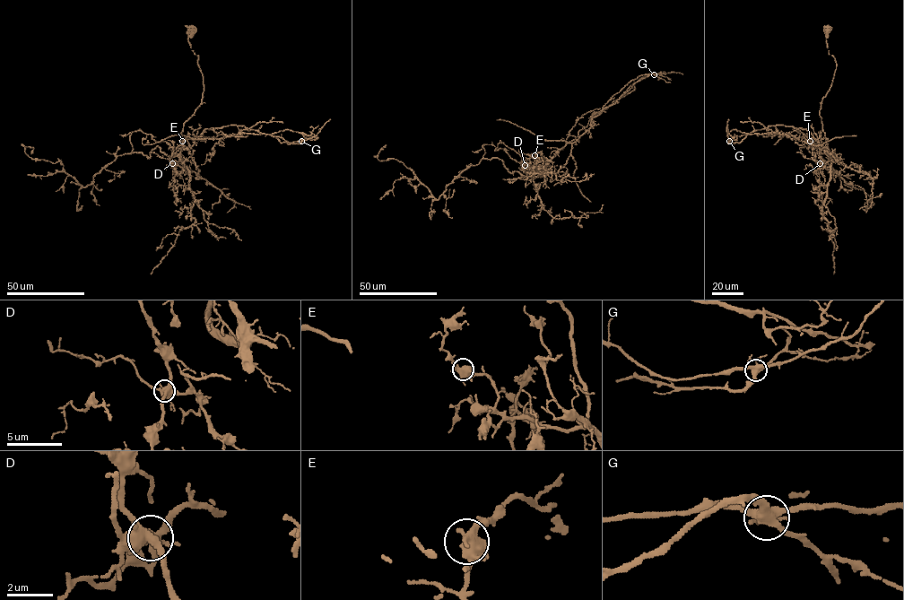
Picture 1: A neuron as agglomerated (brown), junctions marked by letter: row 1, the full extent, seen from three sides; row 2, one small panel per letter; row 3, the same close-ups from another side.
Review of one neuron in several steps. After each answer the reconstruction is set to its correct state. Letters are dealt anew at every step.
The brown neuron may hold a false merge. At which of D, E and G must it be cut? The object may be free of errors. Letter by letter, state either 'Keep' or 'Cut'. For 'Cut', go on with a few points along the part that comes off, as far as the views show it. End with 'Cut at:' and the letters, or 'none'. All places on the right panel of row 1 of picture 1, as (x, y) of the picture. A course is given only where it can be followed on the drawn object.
D: Keep
E: Keep
G: Cut. Course of the part to remove: (729, 141), (728, 143), (738, 143), (748, 134), (770, 133), (793, 135), (797, 139), (785, 135), (774, 144)
Cut at: G

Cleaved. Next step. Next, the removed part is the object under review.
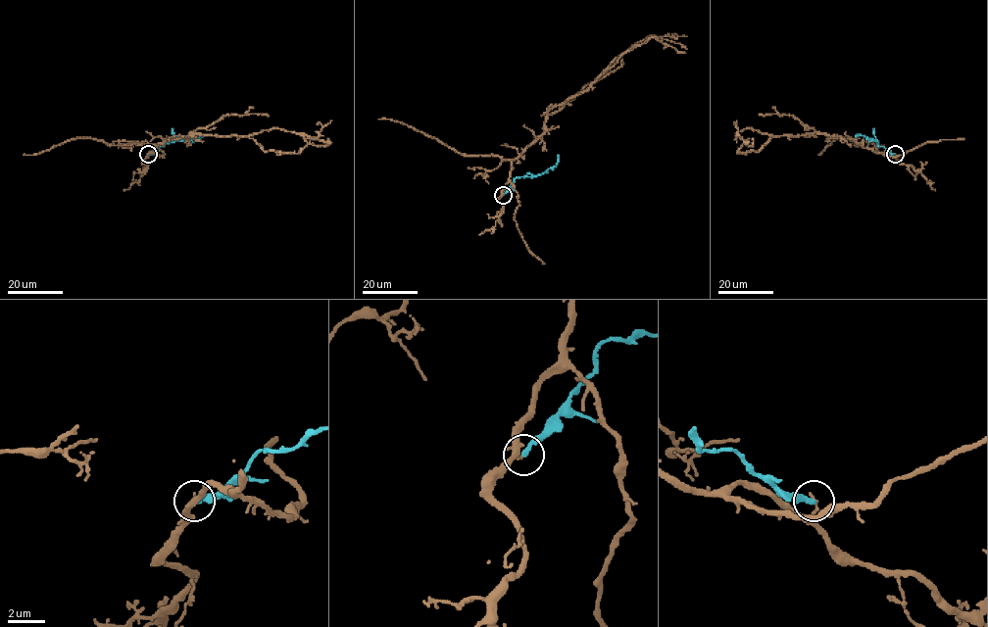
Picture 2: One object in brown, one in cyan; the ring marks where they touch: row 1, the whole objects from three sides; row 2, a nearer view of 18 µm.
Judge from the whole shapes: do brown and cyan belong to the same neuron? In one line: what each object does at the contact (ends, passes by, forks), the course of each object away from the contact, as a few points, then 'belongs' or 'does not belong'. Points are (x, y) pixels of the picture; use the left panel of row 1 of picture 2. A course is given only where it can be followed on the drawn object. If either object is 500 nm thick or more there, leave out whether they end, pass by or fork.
brown ends there; cyan ends there; brown runs (148, 154), (167, 139), (190, 133), (247, 135), (265, 152), (296, 153), (308, 144), (325, 145), (327, 138); cyan runs (148, 154), (158, 147), (204, 136); does not belong

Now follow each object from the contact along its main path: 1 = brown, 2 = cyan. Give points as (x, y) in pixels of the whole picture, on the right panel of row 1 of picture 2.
1: (895, 154), (814, 133), (772, 135), (756, 152), (737, 153), (743, 144), (752, 145), (752, 138)
2: (895, 154), (878, 146), (876, 140), (860, 134), (855, 136)

